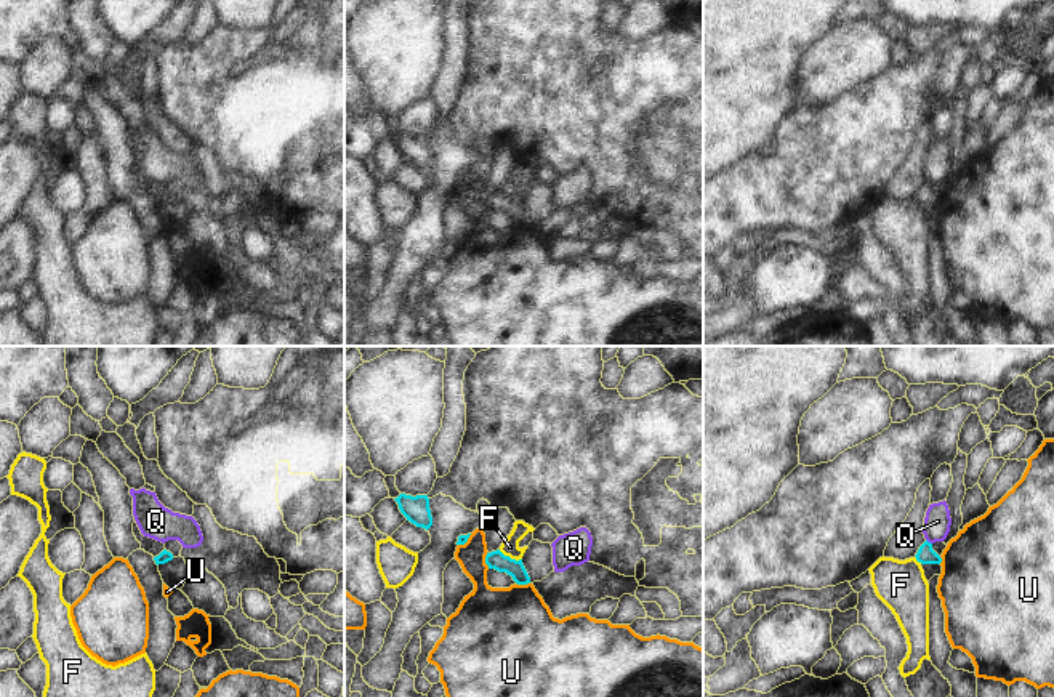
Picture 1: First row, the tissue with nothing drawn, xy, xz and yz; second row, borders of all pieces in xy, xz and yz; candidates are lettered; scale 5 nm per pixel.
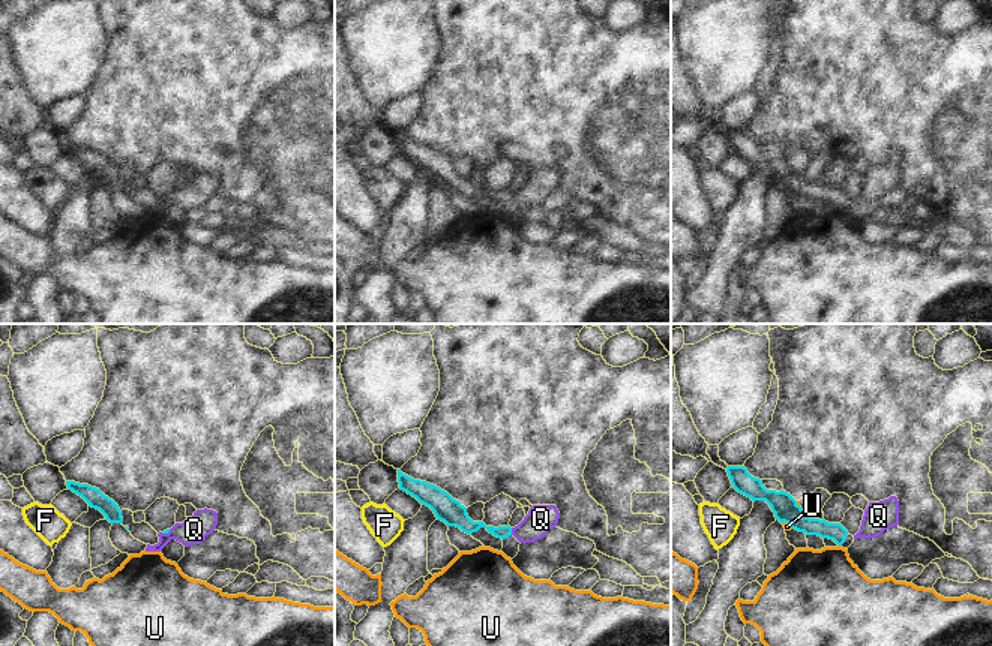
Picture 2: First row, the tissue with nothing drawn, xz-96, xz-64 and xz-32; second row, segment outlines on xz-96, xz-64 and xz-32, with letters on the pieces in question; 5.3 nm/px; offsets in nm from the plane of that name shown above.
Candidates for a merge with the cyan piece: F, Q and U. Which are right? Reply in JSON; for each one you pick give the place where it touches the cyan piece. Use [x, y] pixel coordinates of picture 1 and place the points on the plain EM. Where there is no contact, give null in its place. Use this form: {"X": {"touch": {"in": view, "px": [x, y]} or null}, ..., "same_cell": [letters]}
{"same_cell": []}

